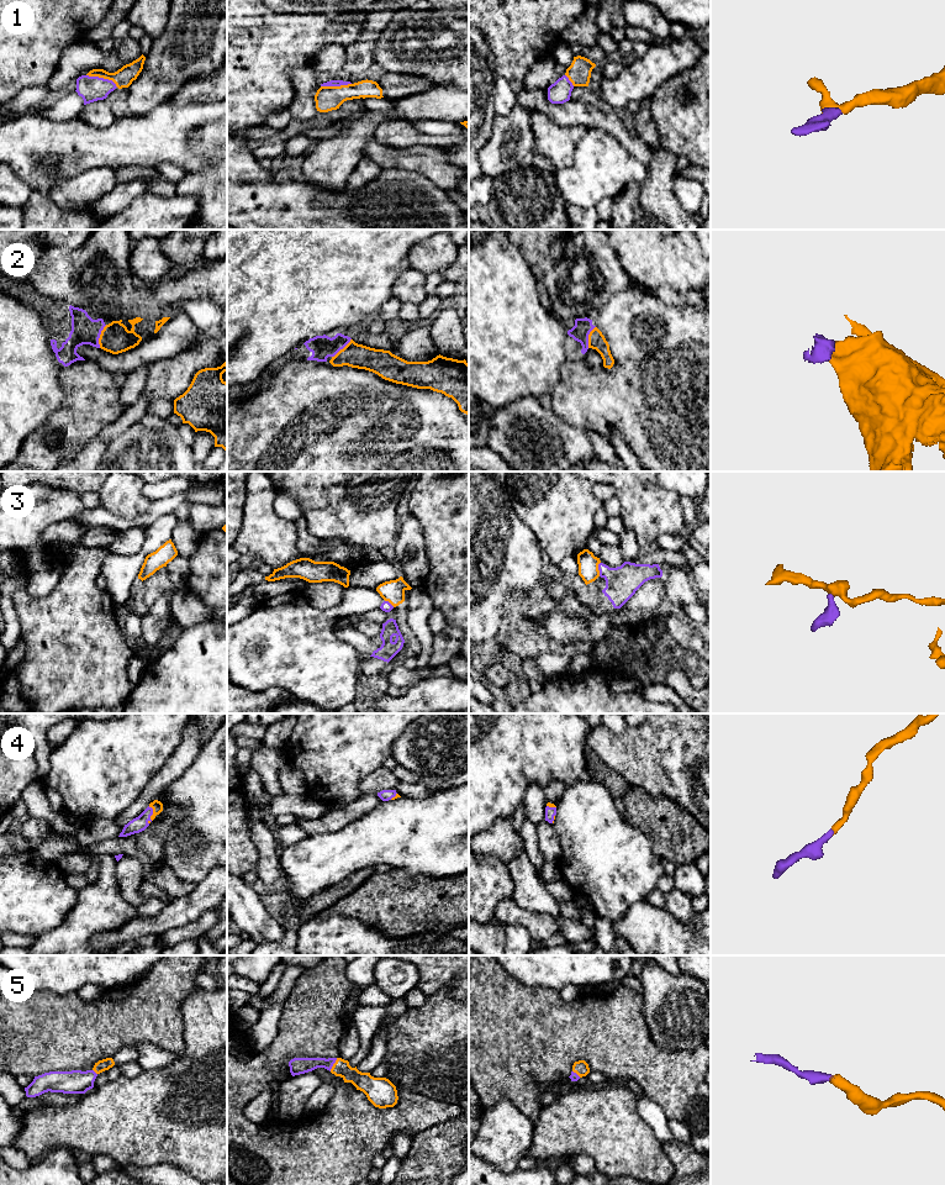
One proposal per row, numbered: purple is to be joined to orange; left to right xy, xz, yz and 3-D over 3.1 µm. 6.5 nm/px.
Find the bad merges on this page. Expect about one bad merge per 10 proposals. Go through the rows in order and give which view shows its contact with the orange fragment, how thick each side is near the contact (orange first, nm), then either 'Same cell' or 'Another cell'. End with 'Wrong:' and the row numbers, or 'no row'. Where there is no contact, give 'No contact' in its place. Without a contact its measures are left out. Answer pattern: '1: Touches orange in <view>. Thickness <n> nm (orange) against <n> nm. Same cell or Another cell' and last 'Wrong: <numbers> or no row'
1: Touches orange in xy. Thickness 120 nm (orange) against 160 nm. Same cell
2: Touches orange in xy. Thickness 200 nm (orange) against 180 nm. Same cell
3: Touches orange in yz. Thickness 130 nm (orange) against 200 nm. Another cell
4: Touches orange in xy. Thickness 70 nm (orange) against 100 nm. Same cell
5: Touches orange in xz. Thickness 120 nm (orange) against 110 nm. Same cell
Wrong: 3

